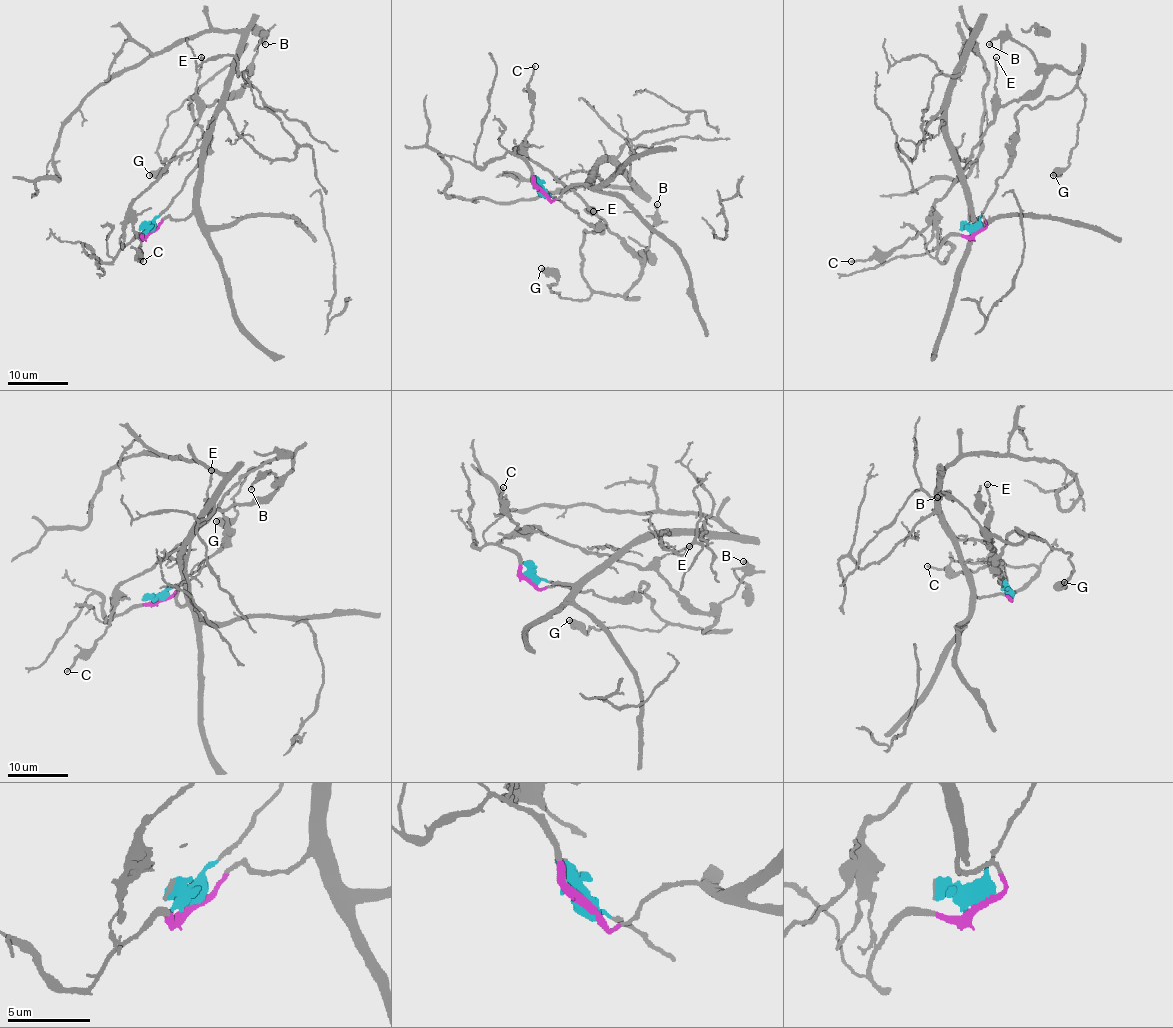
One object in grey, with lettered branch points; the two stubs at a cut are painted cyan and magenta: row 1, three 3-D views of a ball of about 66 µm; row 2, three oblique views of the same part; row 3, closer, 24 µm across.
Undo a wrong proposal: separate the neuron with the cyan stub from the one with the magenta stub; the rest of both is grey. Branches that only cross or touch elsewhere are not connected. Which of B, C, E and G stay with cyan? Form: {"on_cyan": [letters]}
{"on_cyan": ["B", "C", "E", "G"]}

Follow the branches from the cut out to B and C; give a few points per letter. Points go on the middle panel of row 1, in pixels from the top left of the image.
B: (543, 191), (597, 228), (582, 240), (582, 276), (594, 292), (623, 296), (640, 276), (656, 204)
C: (543, 191), (597, 228), (582, 240), (585, 282), (623, 296), (640, 276), (640, 258), (523, 149), (535, 66)

